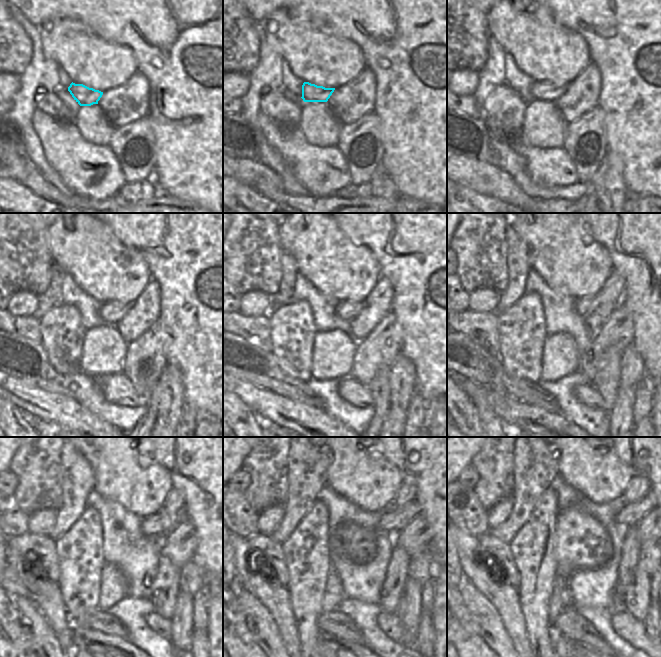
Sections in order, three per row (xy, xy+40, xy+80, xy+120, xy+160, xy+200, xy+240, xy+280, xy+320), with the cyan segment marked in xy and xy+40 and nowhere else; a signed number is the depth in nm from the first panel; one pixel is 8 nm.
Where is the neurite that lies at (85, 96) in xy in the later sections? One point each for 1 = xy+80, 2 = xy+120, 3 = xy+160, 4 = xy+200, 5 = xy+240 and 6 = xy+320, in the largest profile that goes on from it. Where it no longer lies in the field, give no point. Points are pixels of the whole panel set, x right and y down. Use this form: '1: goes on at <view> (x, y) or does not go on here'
1: goes on at xy+80 (548, 91)
2: goes on at xy+120 (111, 312)
3: goes on at xy+160 (348, 310)
4: goes on at xy+200 (585, 305)
5: goes on at xy+240 (159, 524)
6: goes on at xy+320 (633, 512)

